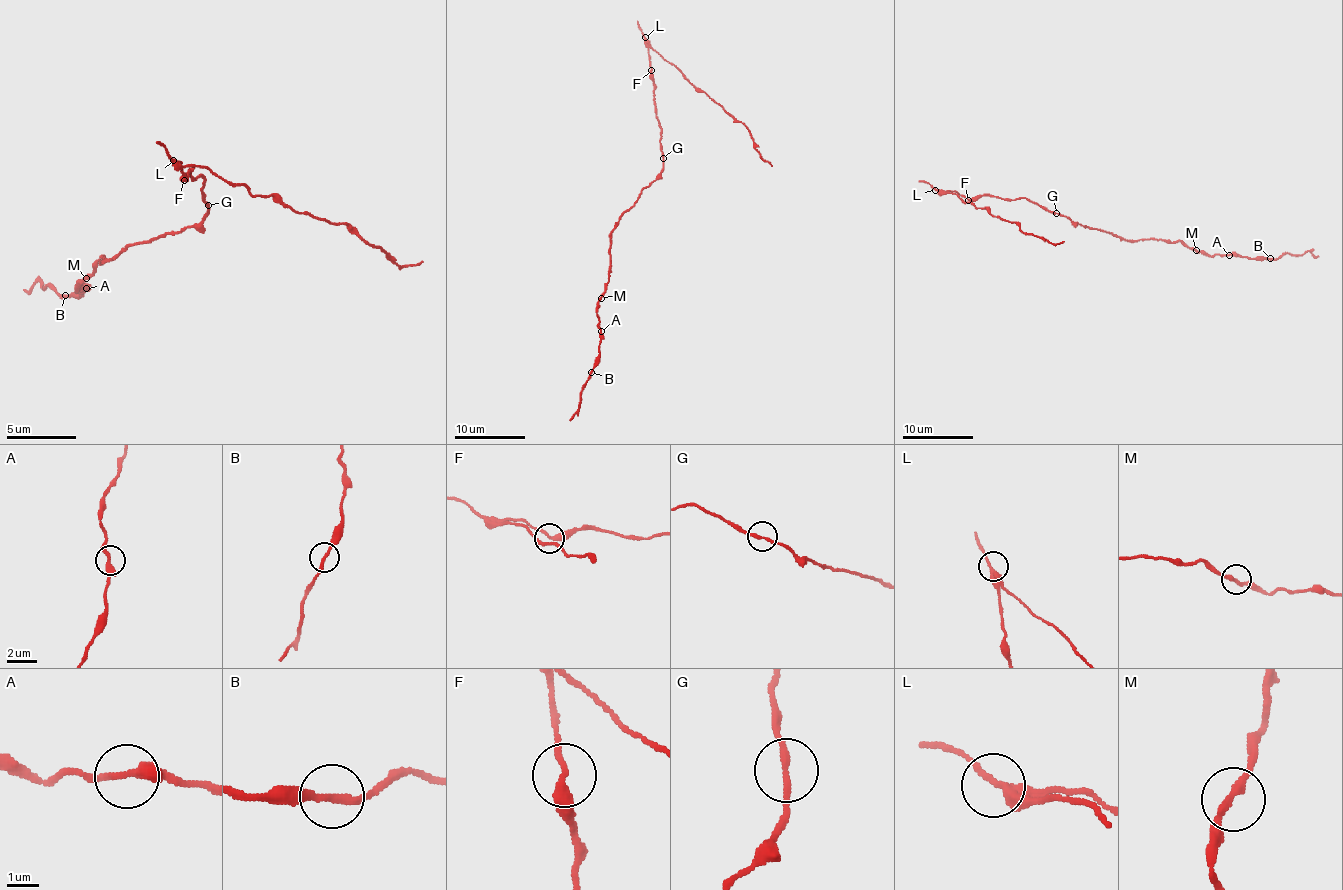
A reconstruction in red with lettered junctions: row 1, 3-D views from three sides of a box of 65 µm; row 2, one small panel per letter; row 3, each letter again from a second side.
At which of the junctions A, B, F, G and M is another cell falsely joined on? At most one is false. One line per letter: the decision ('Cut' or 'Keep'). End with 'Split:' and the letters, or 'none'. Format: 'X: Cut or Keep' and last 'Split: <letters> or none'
A: Keep
B: Keep
F: Cut
G: Keep
M: Keep
Split: F

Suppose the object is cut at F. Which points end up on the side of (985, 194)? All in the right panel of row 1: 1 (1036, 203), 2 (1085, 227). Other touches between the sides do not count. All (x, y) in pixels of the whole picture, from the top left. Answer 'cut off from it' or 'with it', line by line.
1: with it
2: with it

